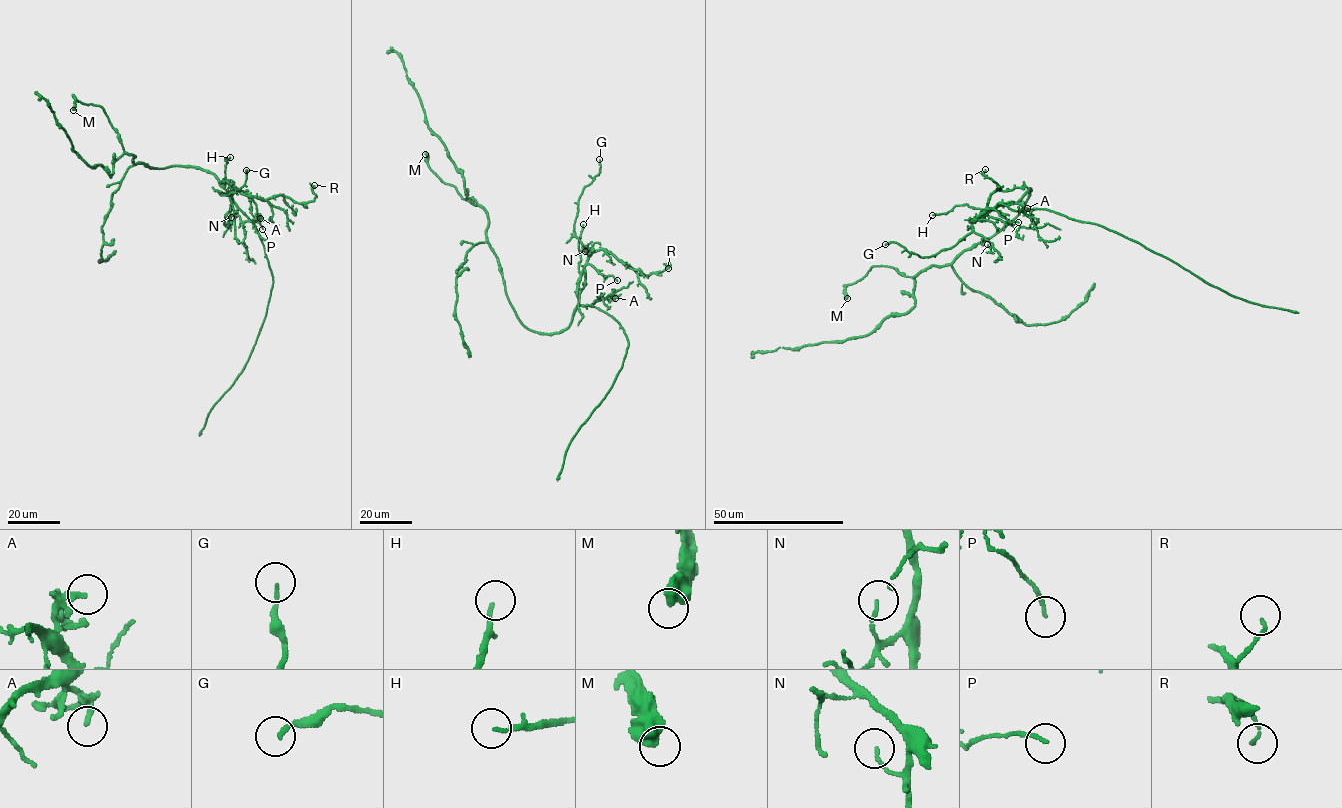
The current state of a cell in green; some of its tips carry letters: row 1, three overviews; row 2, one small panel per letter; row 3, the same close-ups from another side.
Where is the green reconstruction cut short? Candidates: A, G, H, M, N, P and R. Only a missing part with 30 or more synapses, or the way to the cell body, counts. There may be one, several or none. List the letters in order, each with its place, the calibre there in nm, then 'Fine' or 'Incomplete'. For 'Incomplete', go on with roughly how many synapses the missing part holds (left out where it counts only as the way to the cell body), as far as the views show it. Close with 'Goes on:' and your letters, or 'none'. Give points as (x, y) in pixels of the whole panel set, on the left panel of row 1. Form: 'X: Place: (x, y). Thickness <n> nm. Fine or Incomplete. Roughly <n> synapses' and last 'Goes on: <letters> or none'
A: Place: (260, 218). Thickness 100 nm. Fine
G: Place: (246, 170). Thickness 160 nm. Fine
H: Place: (230, 157). Thickness 150 nm. Fine
M: Place: (73, 110). Thickness 550 nm. Fine
N: Place: (231, 217). Thickness 110 nm. Fine
P: Place: (262, 229). Thickness 120 nm. Fine
R: Place: (314, 185). Thickness 90 nm. Fine
Goes on: none

